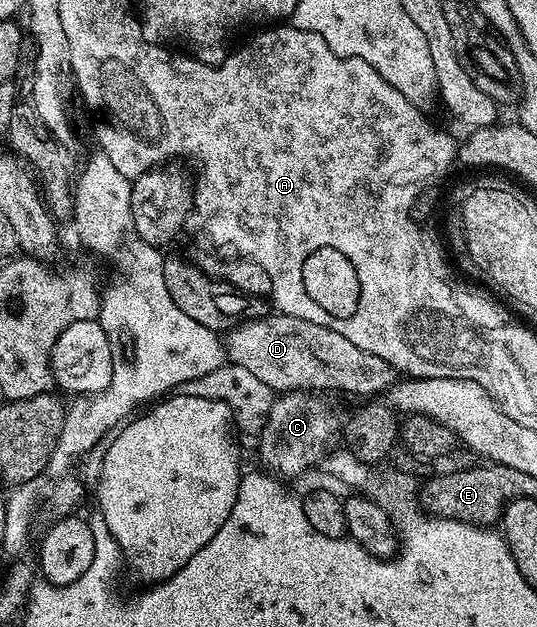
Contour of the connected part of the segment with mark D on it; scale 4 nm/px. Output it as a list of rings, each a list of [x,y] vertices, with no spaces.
[[[283,312],[248,321],[241,321],[239,326],[227,331],[227,361],[246,368],[275,392],[341,390],[344,394],[380,396],[398,381],[398,372],[382,356],[365,352],[358,344],[346,340],[342,332],[334,332],[322,324]]]

